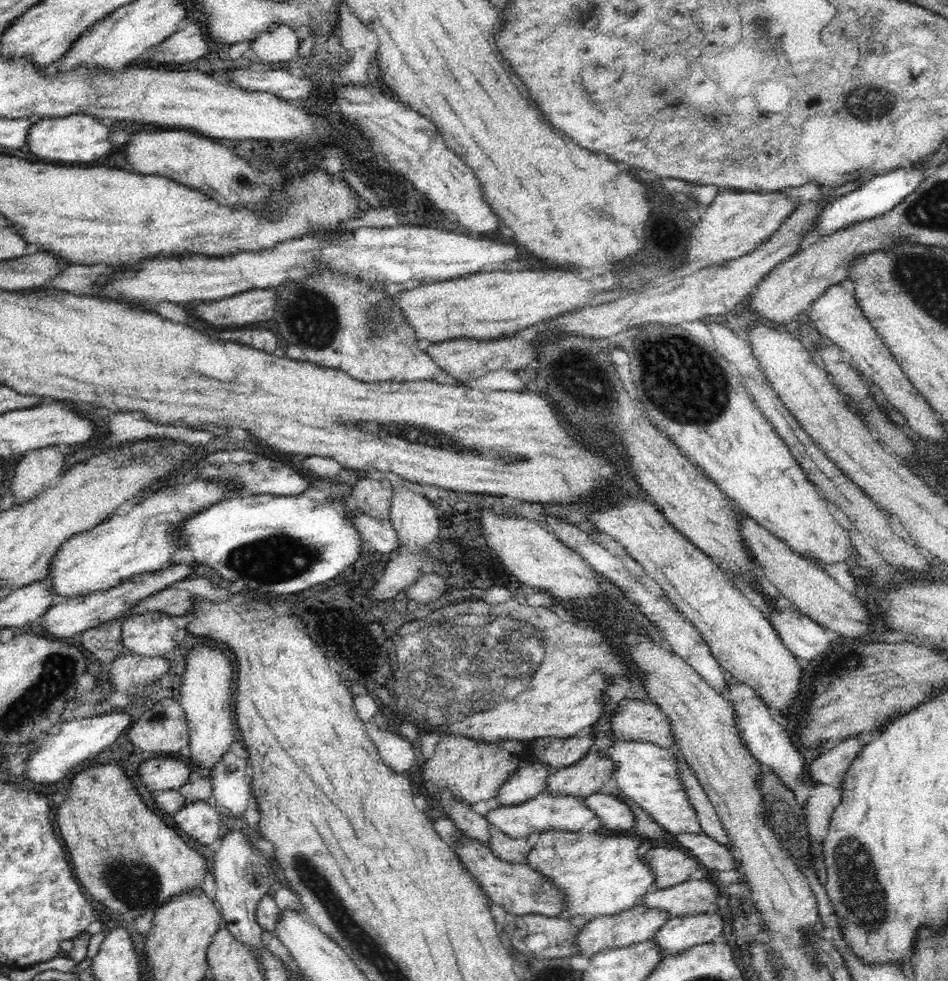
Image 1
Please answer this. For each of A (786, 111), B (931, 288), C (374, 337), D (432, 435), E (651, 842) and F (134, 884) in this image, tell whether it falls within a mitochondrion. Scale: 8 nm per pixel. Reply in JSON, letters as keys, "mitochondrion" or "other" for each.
{"A":"other","B":"mitochondrion","C":"other","D":"mitochondrion","E":"other","F":"mitochondrion"}

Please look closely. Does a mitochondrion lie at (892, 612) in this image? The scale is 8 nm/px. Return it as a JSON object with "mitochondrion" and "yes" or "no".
{"mitochondrion":"no"}

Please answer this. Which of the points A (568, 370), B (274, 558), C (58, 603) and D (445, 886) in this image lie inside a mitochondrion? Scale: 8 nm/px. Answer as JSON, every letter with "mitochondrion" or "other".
{"A":"mitochondrion","B":"mitochondrion","C":"other","D":"other"}

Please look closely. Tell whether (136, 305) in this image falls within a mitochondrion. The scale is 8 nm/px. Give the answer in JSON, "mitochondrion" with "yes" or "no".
{"mitochondrion":"no"}

